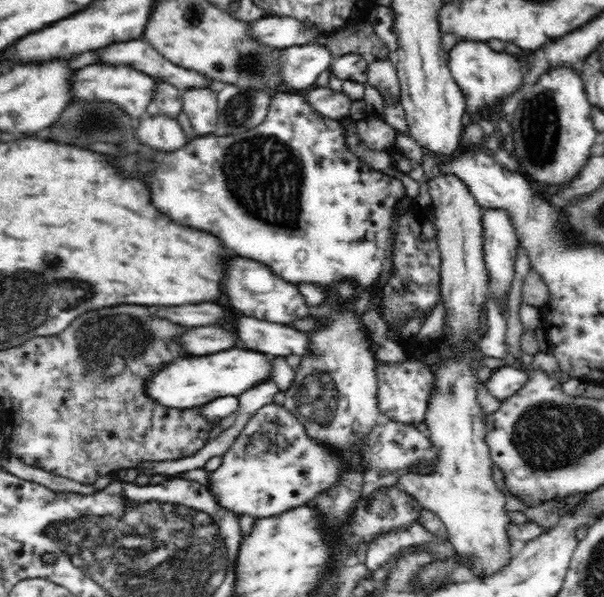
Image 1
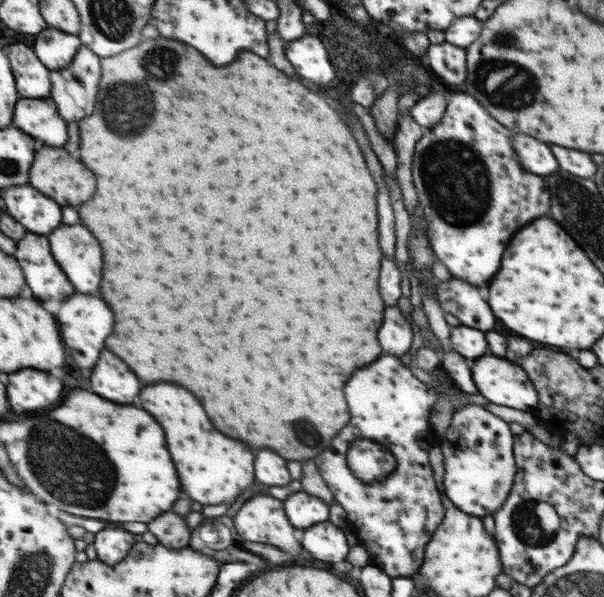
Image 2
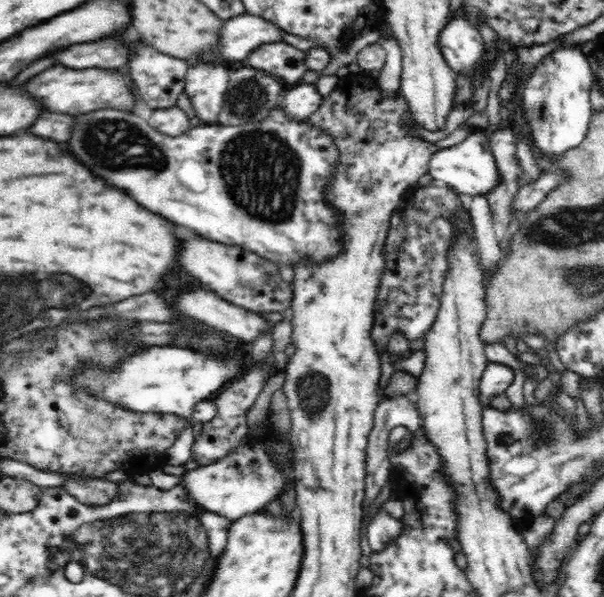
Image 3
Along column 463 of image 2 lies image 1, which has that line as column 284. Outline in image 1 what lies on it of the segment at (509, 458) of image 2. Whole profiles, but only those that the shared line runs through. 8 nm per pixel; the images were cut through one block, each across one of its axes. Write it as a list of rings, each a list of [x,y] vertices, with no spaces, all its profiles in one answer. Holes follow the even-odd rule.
[[[265,404],[250,417],[232,446],[224,452],[220,467],[210,471],[210,495],[218,506],[228,508],[233,514],[247,514],[256,519],[306,505],[302,500],[318,484],[326,484],[326,476],[334,472],[322,460],[322,452],[306,440],[306,435],[301,422],[287,408]]]

